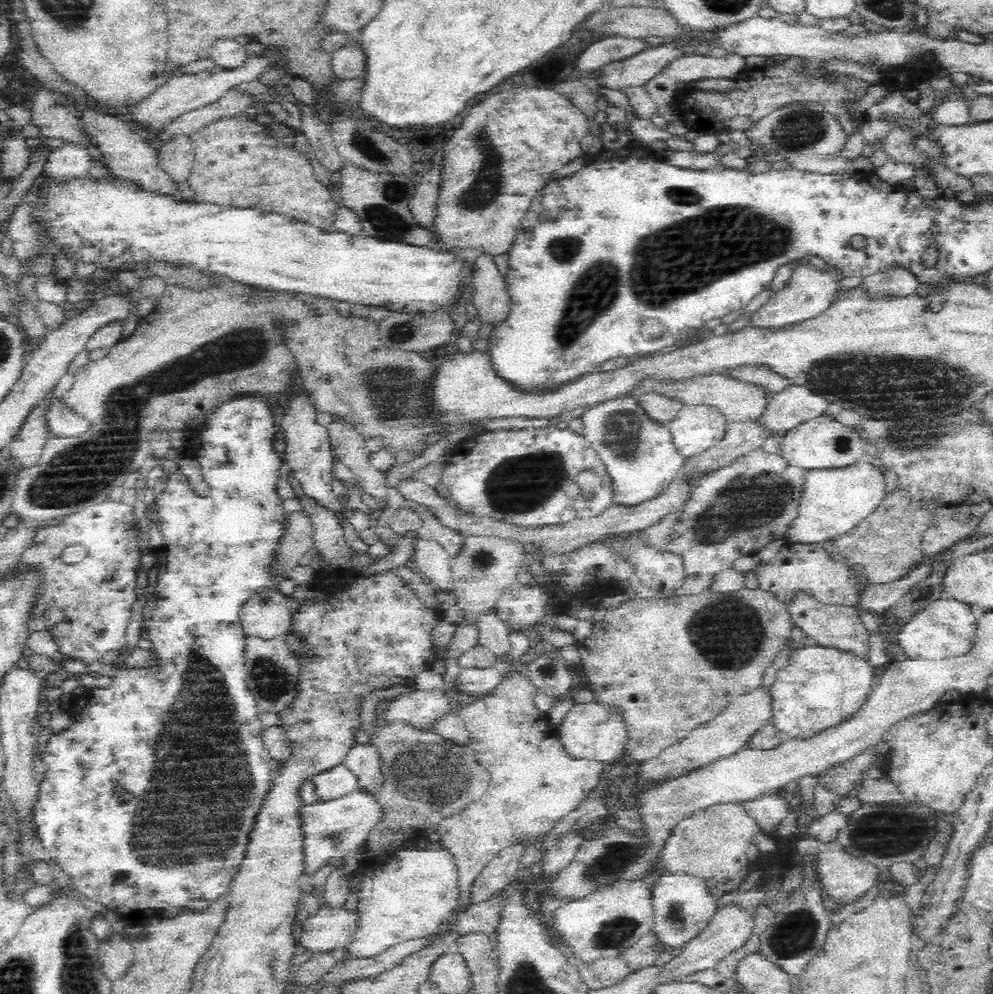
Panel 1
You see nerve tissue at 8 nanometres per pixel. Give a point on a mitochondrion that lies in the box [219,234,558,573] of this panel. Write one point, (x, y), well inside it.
(382, 386)

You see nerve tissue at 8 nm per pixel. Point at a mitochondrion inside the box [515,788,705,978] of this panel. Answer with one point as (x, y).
(616, 858)

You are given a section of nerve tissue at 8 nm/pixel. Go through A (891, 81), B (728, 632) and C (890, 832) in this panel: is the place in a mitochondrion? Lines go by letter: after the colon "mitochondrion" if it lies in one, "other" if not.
A: other
B: mitochondrion
C: mitochondrion

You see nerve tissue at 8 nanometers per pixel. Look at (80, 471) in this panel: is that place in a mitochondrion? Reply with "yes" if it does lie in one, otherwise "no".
yes

